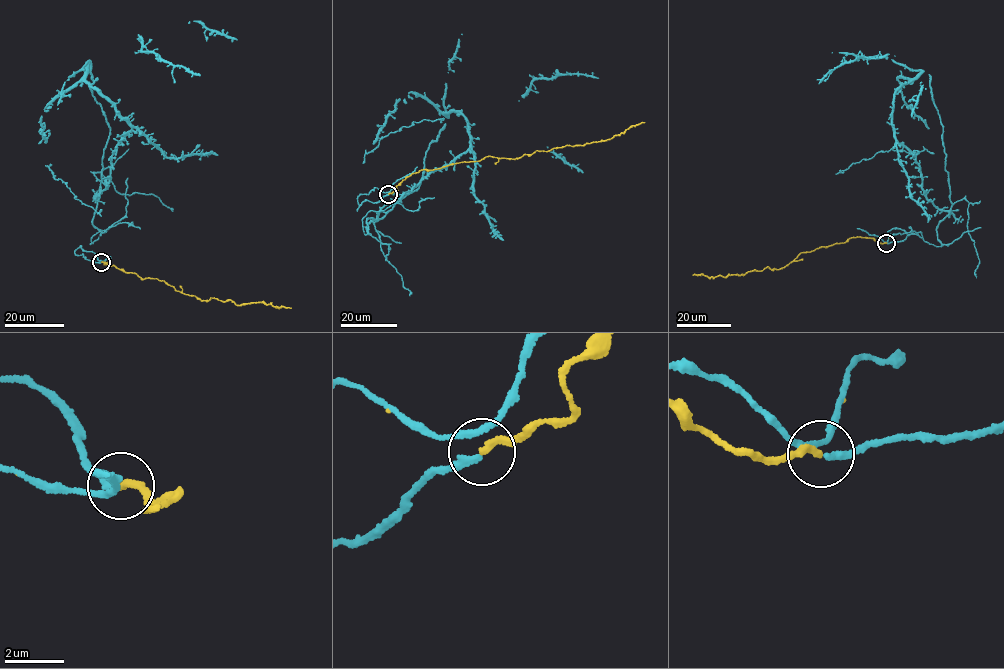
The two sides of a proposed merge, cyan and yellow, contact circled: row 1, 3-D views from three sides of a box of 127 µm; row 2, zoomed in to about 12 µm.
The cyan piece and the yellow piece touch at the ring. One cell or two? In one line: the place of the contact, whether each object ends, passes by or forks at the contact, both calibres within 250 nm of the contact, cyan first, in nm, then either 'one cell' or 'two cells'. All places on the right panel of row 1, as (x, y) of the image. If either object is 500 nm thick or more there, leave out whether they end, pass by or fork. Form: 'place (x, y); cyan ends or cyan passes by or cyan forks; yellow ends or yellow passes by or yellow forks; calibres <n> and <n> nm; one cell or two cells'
place (886, 243); cyan passes by; yellow ends; calibres 150 and 240 nm; one cell

